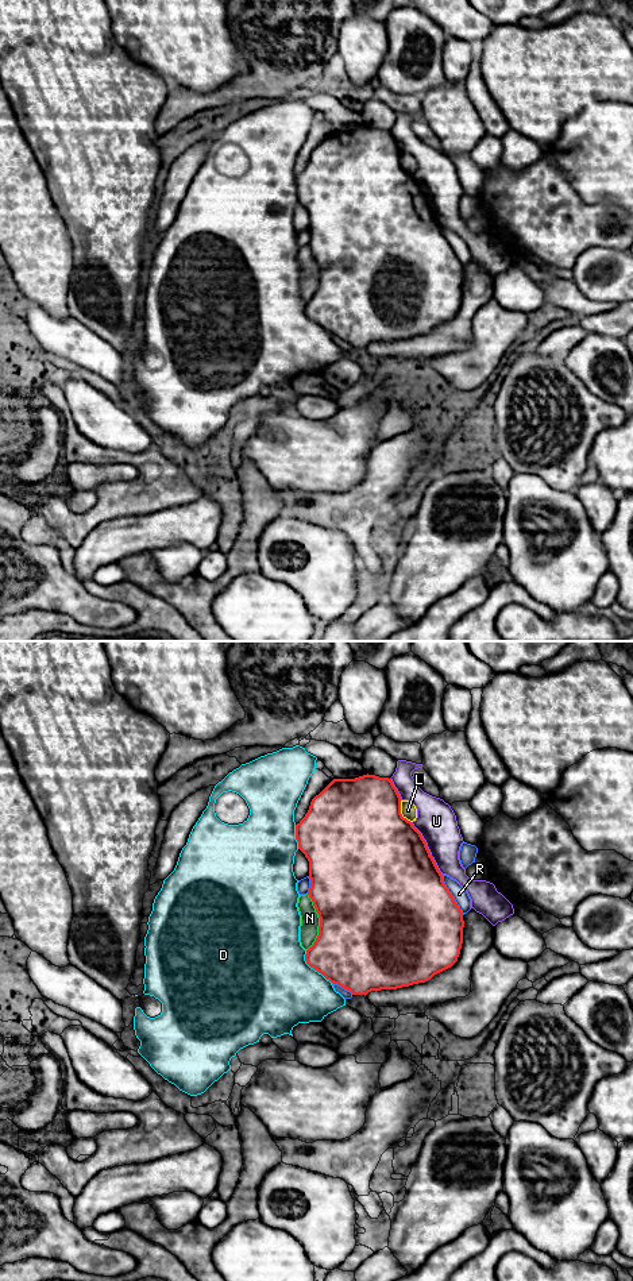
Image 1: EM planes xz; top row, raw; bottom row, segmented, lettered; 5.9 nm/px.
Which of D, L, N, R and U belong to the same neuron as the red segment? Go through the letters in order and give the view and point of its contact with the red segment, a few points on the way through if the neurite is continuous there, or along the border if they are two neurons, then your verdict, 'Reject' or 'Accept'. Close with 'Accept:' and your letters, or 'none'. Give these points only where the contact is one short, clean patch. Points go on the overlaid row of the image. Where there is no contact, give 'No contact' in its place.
D: Touches red at xz (313, 968). Reject
L: Touches red at xz (400, 811). Reject
N: Touches red at xz (320, 922). Reject
R: Touches red at xz (451, 895). Reject
U: Touches red at xz (428, 849). Reject
Accept: none

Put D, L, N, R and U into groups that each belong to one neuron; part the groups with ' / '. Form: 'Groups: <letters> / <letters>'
Groups: D / L / N / R / U

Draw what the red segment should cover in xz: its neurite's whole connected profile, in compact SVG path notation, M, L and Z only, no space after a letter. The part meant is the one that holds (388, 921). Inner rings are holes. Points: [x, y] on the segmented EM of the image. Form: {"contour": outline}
{"contour": "M363 775L333 779L296 825L298 849L309 861L309 898L320 918L319 935L306 950L306 964L350 991L397 989L431 980L451 968L463 944L463 912L443 881L421 833L401 814L401 796L391 779Z"}

